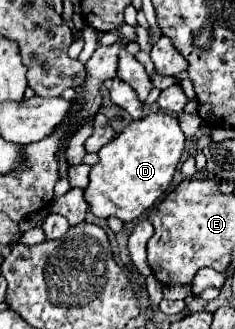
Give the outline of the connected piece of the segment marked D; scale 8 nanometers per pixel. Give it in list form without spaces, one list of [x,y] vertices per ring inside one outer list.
[[[152,112],[130,122],[112,142],[100,148],[100,162],[90,170],[90,184],[84,190],[84,198],[94,216],[116,216],[122,222],[132,222],[144,210],[152,208],[170,186],[184,146],[186,138],[178,126],[178,120],[166,112]]]

